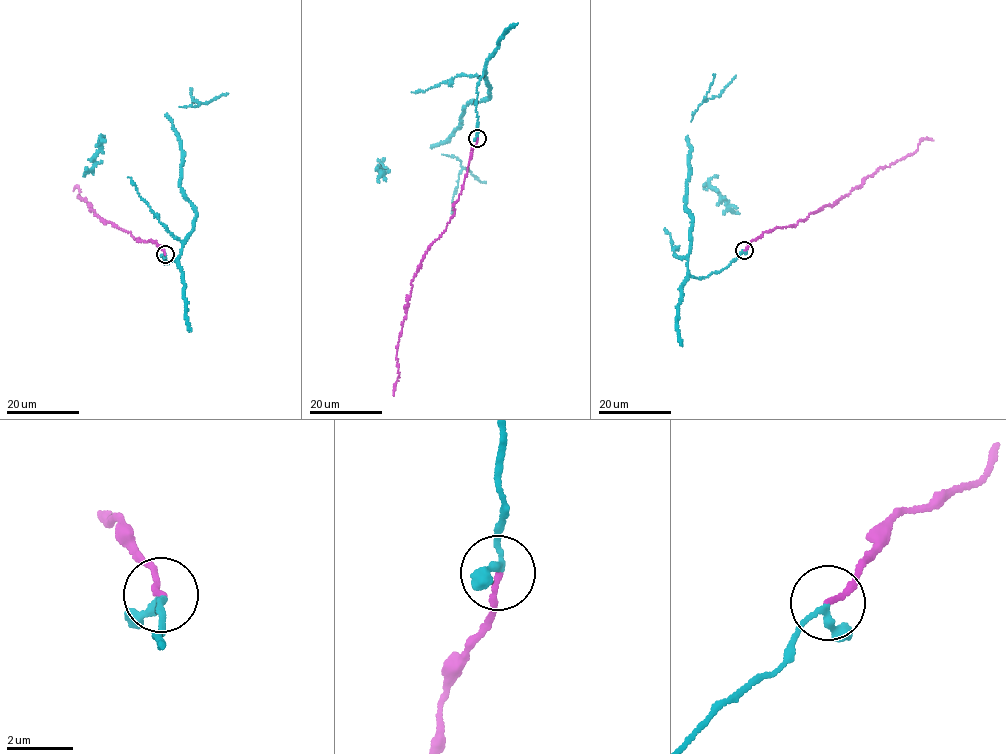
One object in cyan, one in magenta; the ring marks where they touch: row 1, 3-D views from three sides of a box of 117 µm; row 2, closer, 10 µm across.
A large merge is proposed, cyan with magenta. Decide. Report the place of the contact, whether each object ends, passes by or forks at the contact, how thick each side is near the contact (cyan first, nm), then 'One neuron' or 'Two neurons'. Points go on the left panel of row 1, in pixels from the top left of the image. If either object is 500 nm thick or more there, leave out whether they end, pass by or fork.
Place: (165, 254). At the ring cyan passes by. At the ring magenta ends. Thickness 190 nm (cyan) against 170 nm. One neuron

